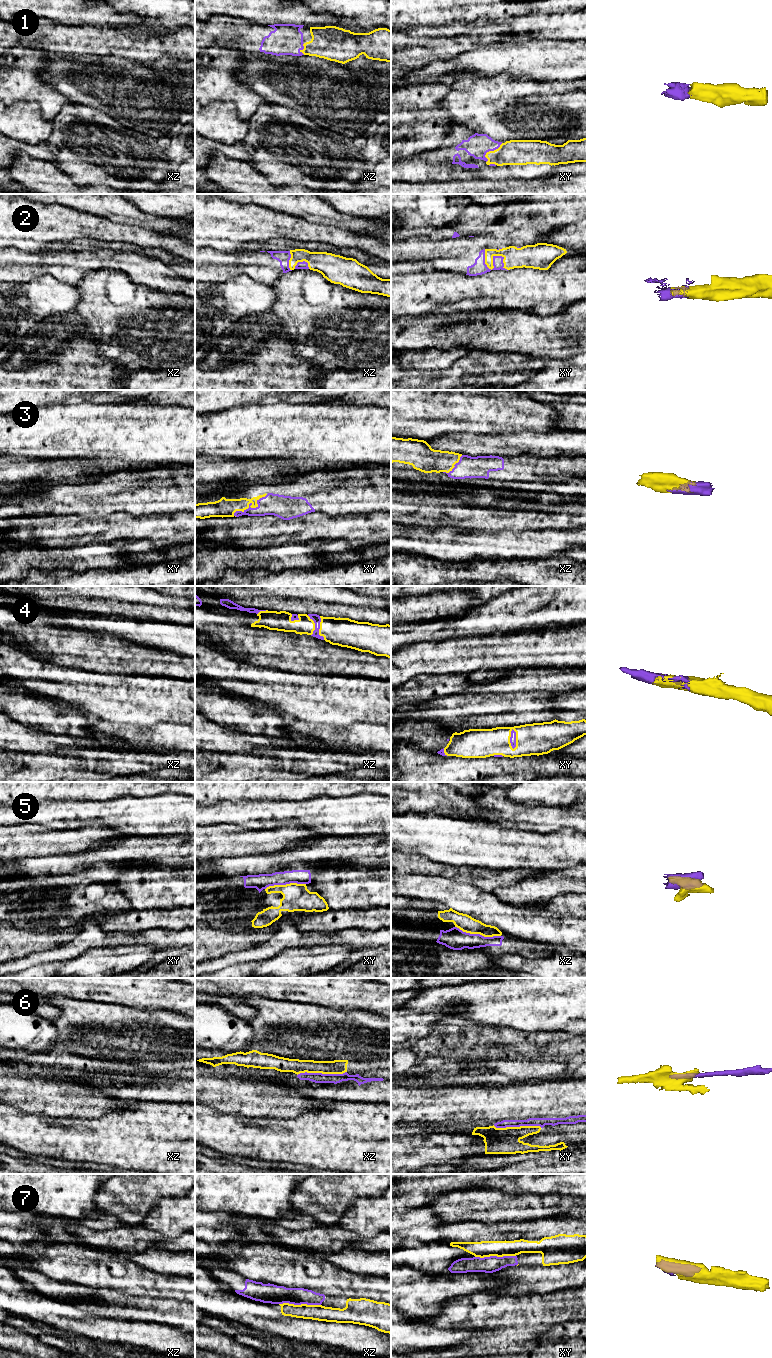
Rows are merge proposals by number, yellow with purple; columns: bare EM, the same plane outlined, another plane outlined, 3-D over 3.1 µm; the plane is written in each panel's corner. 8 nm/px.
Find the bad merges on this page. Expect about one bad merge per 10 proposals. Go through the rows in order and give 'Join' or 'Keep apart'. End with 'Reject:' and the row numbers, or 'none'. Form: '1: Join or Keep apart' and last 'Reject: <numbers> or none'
1: Join
2: Join
3: Join
4: Join
5: Keep apart
6: Join
7: Join
Reject: 5

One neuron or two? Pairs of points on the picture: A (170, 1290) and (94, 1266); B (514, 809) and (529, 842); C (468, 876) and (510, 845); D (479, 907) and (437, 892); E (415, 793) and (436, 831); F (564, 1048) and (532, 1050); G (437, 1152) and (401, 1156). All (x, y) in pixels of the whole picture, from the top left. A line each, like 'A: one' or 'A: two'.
A: one
B: two
C: two
D: one
E: two
F: one
G: one

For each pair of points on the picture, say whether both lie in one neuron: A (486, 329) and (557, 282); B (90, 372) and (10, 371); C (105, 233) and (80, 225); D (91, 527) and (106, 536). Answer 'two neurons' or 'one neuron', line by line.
A: two neurons
B: one neuron
C: one neuron
D: one neuron

